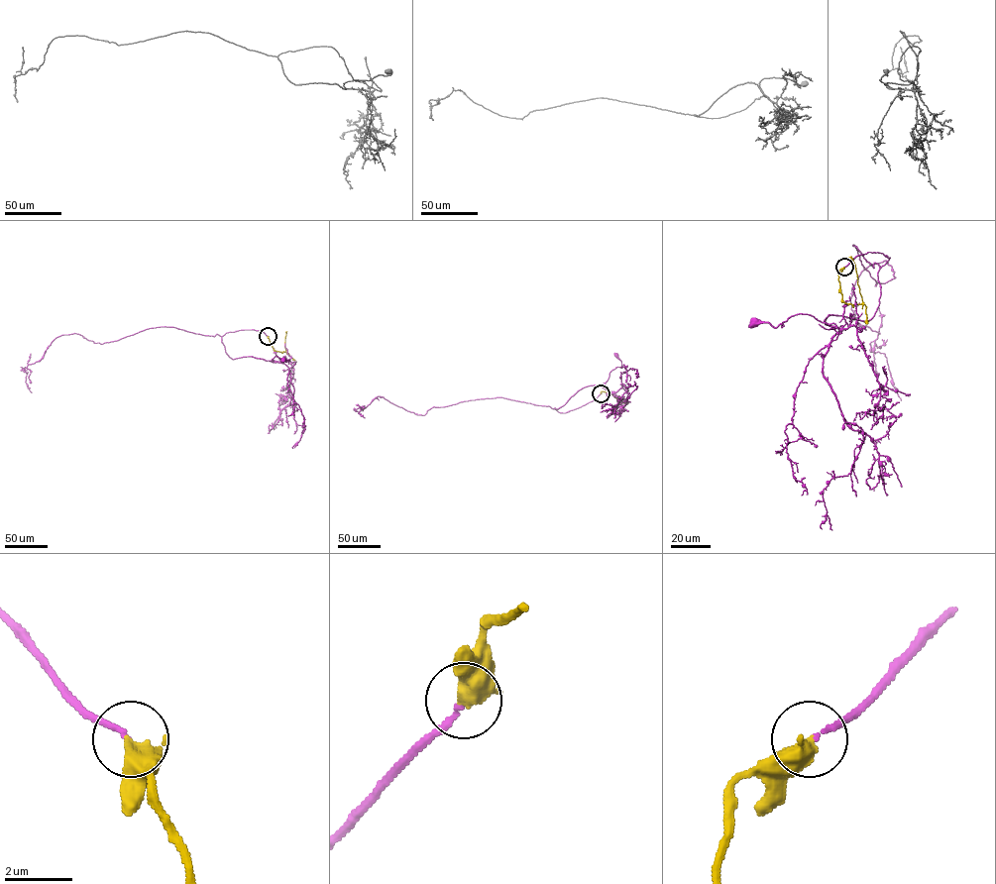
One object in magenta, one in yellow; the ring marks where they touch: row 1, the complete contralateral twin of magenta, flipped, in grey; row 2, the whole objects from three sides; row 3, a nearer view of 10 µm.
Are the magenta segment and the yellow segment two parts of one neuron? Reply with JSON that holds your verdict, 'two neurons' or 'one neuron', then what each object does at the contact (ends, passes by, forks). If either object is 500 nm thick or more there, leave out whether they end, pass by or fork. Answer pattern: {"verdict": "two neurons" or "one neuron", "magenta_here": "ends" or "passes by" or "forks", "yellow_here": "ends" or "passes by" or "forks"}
{"verdict": "one neuron", "magenta_here": "ends", "yellow_here": "passes by"}

